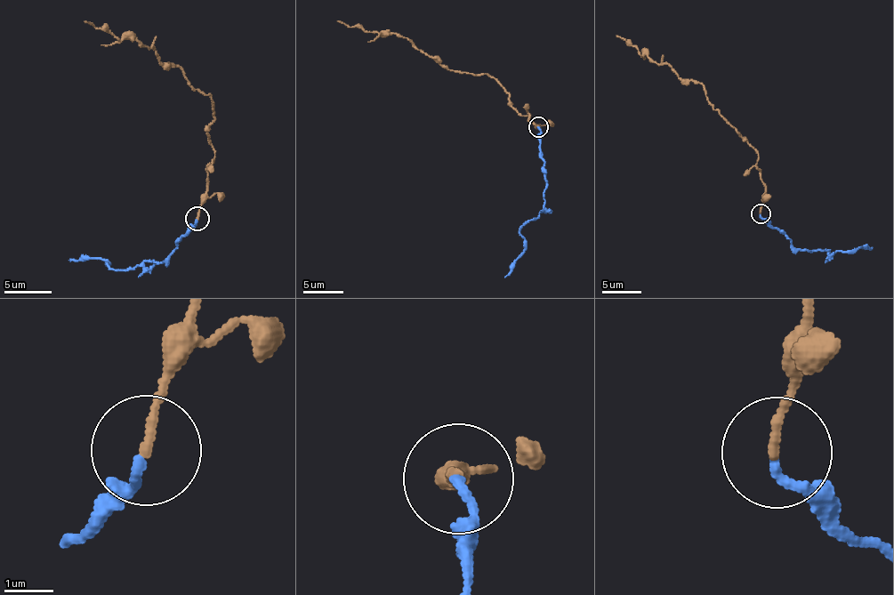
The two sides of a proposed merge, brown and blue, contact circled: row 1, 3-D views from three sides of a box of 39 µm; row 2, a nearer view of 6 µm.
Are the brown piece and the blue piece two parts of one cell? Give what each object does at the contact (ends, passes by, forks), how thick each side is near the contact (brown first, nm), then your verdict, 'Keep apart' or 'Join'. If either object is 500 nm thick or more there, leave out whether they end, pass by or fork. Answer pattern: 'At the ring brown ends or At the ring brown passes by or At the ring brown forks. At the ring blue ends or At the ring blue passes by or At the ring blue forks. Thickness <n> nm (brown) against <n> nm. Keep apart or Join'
At the ring brown ends. At the ring blue ends. Thickness 180 nm (brown) against 190 nm. Keep apart

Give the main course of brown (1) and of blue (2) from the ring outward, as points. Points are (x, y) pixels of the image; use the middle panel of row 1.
1: (539, 126), (511, 106), (488, 74), (451, 69), (405, 37), (336, 21)
2: (539, 126), (539, 149), (547, 182), (543, 208), (519, 231), (525, 239), (524, 253), (504, 277)

